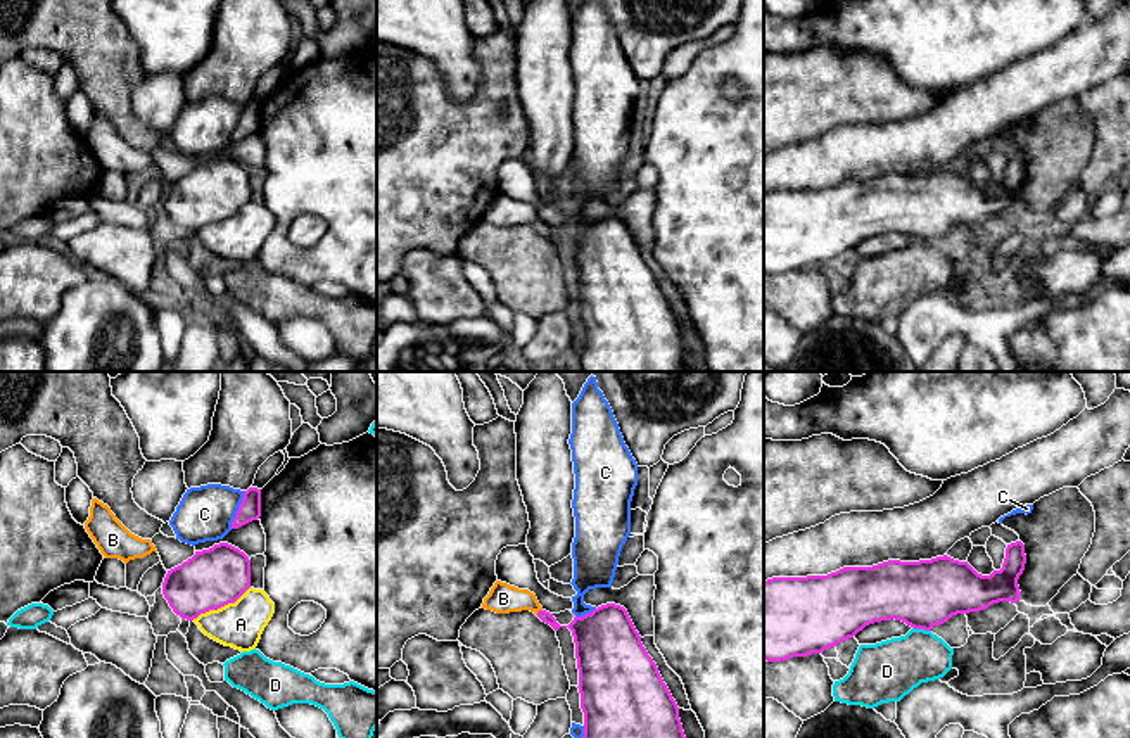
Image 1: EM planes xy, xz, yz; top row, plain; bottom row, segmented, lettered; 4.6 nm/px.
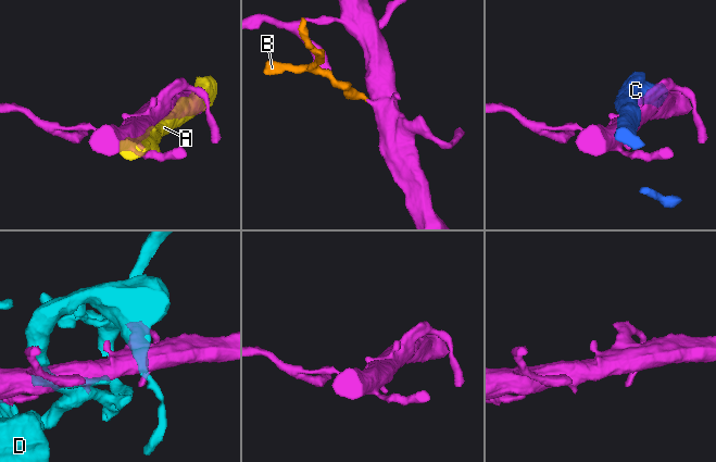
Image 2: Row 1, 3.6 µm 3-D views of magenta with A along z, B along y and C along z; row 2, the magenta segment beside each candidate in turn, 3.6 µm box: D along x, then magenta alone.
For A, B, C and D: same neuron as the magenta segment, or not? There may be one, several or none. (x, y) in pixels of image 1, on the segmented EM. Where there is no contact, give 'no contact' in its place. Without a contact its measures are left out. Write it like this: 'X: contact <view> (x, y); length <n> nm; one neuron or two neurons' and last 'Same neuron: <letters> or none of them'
A: contact xy (220, 607); length 320 nm; two neurons
B: contact xz (538, 612); length 40 nm; one neuron
C: contact xy (239, 510); length 190 nm; two neurons
D: contact yz (921, 628); length 90 nm; two neurons
Same neuron: B

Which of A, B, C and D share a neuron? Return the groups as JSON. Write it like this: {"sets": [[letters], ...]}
{"sets": [["A"], ["B"], ["C"], ["D"]]}

